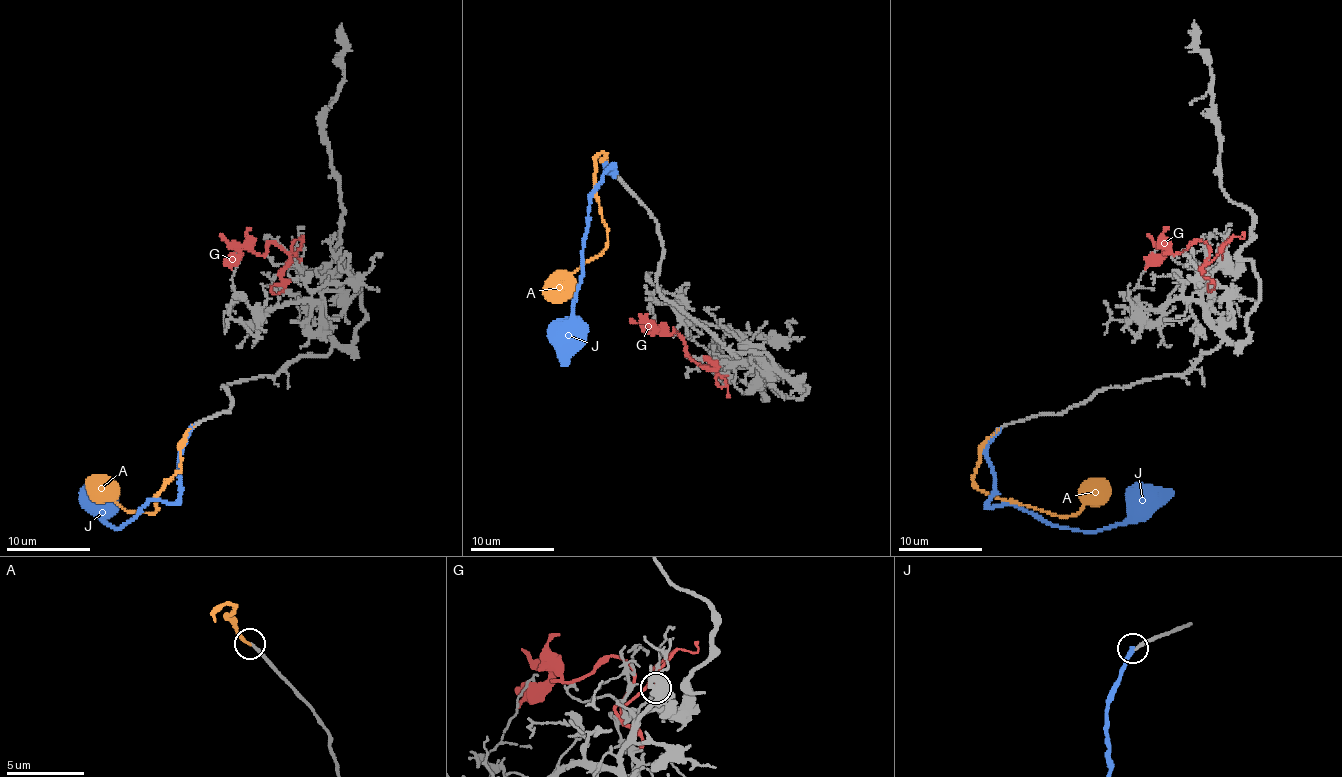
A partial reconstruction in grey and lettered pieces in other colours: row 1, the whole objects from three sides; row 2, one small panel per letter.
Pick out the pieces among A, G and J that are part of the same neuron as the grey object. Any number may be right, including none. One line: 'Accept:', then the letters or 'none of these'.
Accept: A

